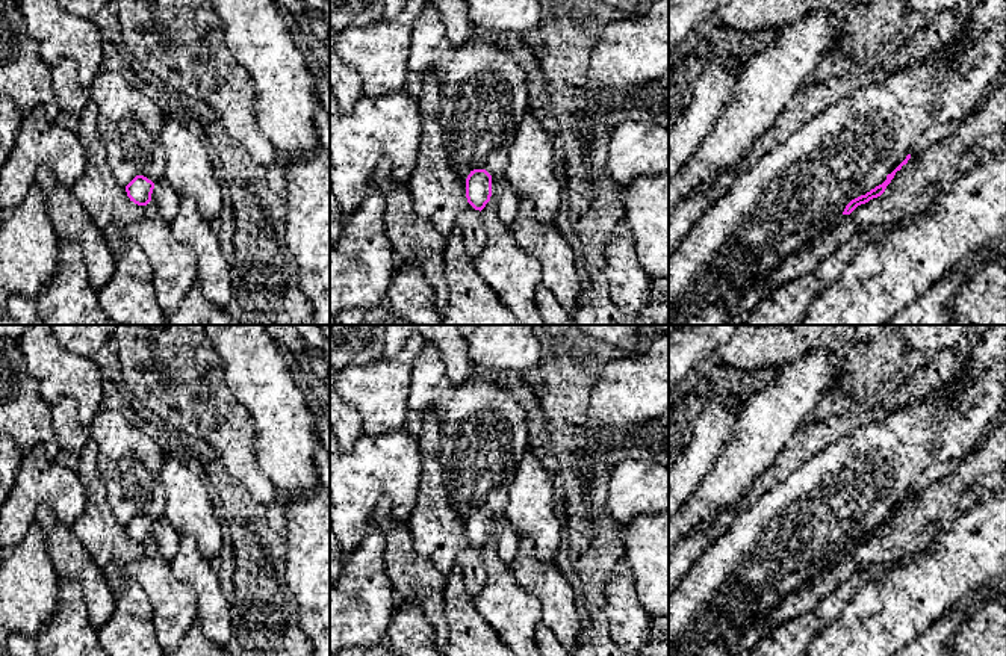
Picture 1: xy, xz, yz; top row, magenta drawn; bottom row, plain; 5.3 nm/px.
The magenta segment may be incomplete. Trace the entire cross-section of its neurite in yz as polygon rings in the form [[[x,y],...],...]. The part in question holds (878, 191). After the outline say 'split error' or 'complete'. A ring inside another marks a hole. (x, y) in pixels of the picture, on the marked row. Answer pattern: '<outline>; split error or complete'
[[[908,154],[906,159],[905,159],[891,174],[886,175],[886,180],[885,180],[882,184],[876,186],[874,189],[871,189],[871,190],[867,192],[865,195],[861,195],[861,196],[852,200],[852,201],[846,206],[843,215],[850,215],[858,206],[865,204],[865,203],[868,203],[870,200],[880,196],[880,195],[885,192],[886,186],[888,186],[888,184],[891,183],[891,180],[894,178],[896,172],[900,171],[902,166],[906,165],[909,159],[911,159],[911,154]]]; complete

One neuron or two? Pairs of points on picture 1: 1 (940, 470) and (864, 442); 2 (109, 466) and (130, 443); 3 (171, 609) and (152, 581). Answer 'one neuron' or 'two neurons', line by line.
1: two neurons
2: one neuron
3: one neuron

